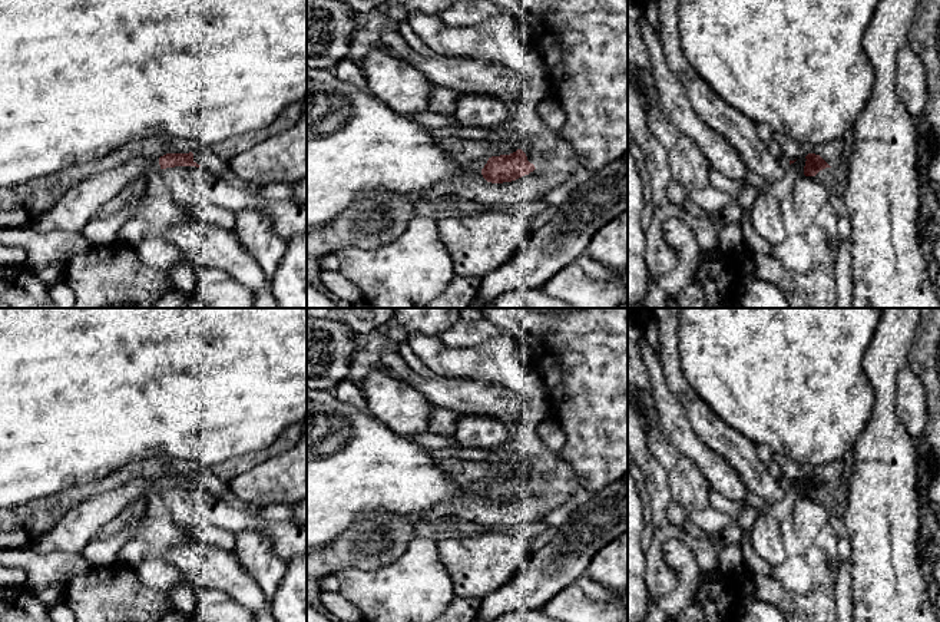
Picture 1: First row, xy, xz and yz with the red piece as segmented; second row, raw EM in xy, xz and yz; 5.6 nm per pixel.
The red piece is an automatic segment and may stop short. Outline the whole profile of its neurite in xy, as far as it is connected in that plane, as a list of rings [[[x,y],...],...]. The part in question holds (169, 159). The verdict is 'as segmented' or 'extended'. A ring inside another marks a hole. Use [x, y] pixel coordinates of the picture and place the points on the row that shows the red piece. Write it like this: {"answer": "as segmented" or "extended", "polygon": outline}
{"answer": "extended", "polygon": [[[166,153],[160,158],[135,158],[113,169],[92,173],[73,185],[56,205],[44,212],[32,225],[34,231],[46,234],[52,231],[82,232],[99,209],[113,196],[119,195],[132,181],[145,176],[152,169],[175,166],[196,166],[193,153]]]}

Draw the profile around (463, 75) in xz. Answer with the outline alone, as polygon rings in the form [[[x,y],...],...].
[[[385,43],[378,49],[404,59],[431,85],[444,86],[459,96],[474,93],[496,96],[512,107],[524,90],[526,77],[502,63],[469,56],[423,56],[416,52],[407,57]]]

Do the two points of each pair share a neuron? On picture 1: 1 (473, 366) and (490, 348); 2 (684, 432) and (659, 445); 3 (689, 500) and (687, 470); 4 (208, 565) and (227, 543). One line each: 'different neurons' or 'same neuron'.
1: different neurons
2: different neurons
3: same neuron
4: different neurons

